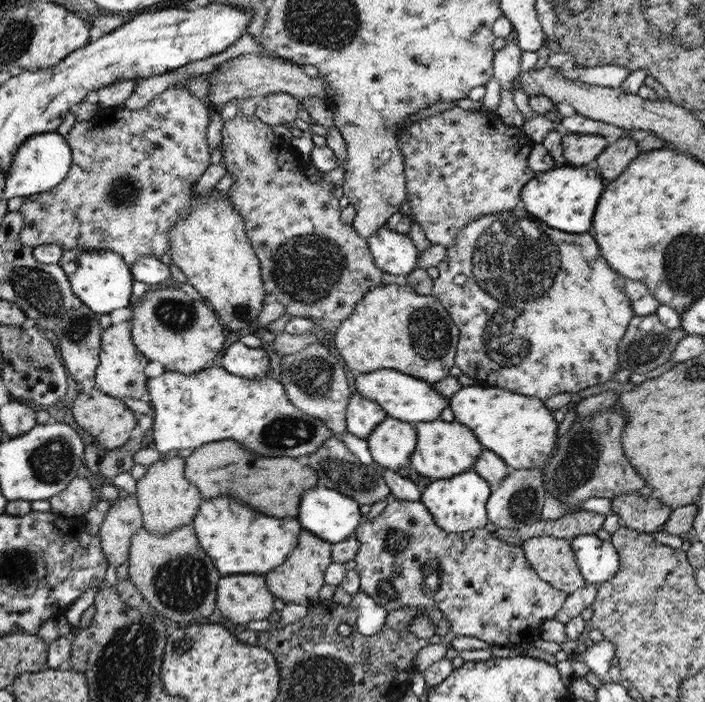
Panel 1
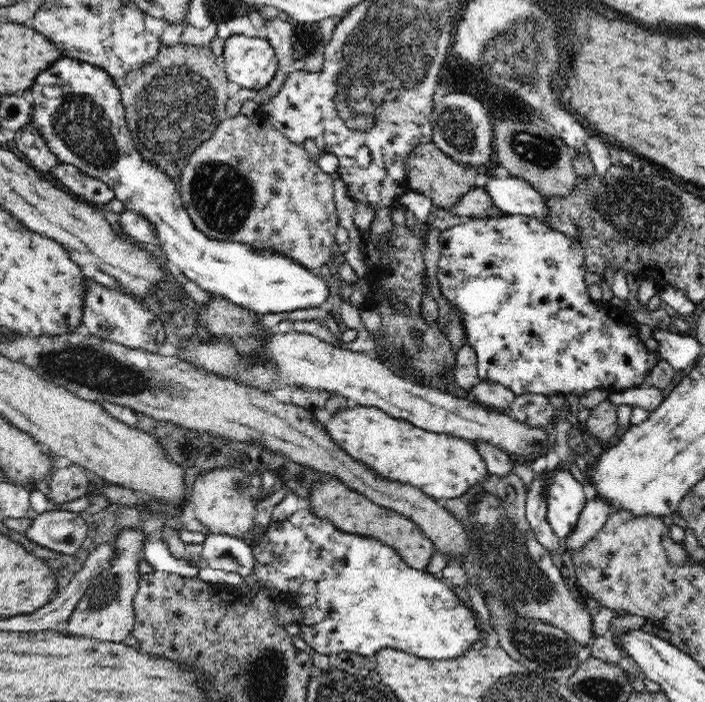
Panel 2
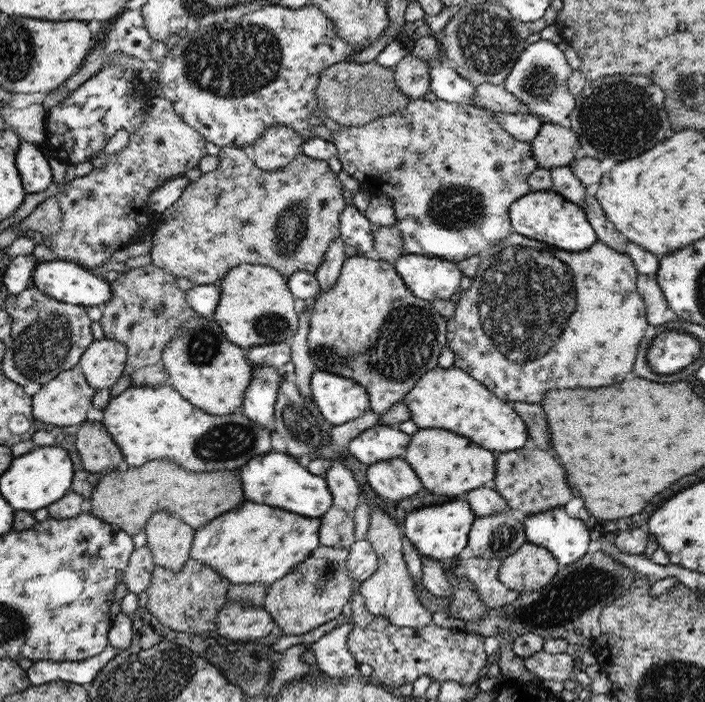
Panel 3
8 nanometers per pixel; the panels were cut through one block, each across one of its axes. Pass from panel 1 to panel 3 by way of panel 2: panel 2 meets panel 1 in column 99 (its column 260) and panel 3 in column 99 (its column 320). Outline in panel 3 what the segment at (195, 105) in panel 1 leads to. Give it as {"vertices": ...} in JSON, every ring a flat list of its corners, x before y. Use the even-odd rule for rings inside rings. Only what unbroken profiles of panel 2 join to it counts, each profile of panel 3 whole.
{"vertices":[[162,96,152,97,149,108,147,108,147,118,145,118,145,122,143,122,143,124,141,124,141,126,139,126,135,132,130,134,129,142,124,147,124,149,122,149,118,155,103,155,106,160,106,167,103,167,102,169,94,169,91,173,83,177,77,177,67,182,63,186,62,191,55,196,58,199,60,212,62,214,61,229,56,235,53,234,53,236,49,236,49,238,44,238,44,243,42,245,49,248,49,251,55,256,56,260,75,261,80,265,91,267,92,270,98,270,99,267,101,267,103,264,106,264,106,262,110,260,110,257,112,254,114,254,114,252,118,252,118,250,126,250,126,248,128,248,128,246,131,244,136,244,136,242,140,241,143,234,136,234,136,231,138,225,144,224,138,224,138,222,136,222,136,216,147,214,150,214,153,217,157,216,157,214,150,213,150,207,147,205,147,200,152,194,152,191,160,188,161,184,166,179,184,176,188,170,198,167,200,159,207,154,206,147,204,147,206,146,206,142,207,140,195,128,192,128,191,125,189,125,187,121,185,121,183,117,175,111,172,101,166,100]]}

